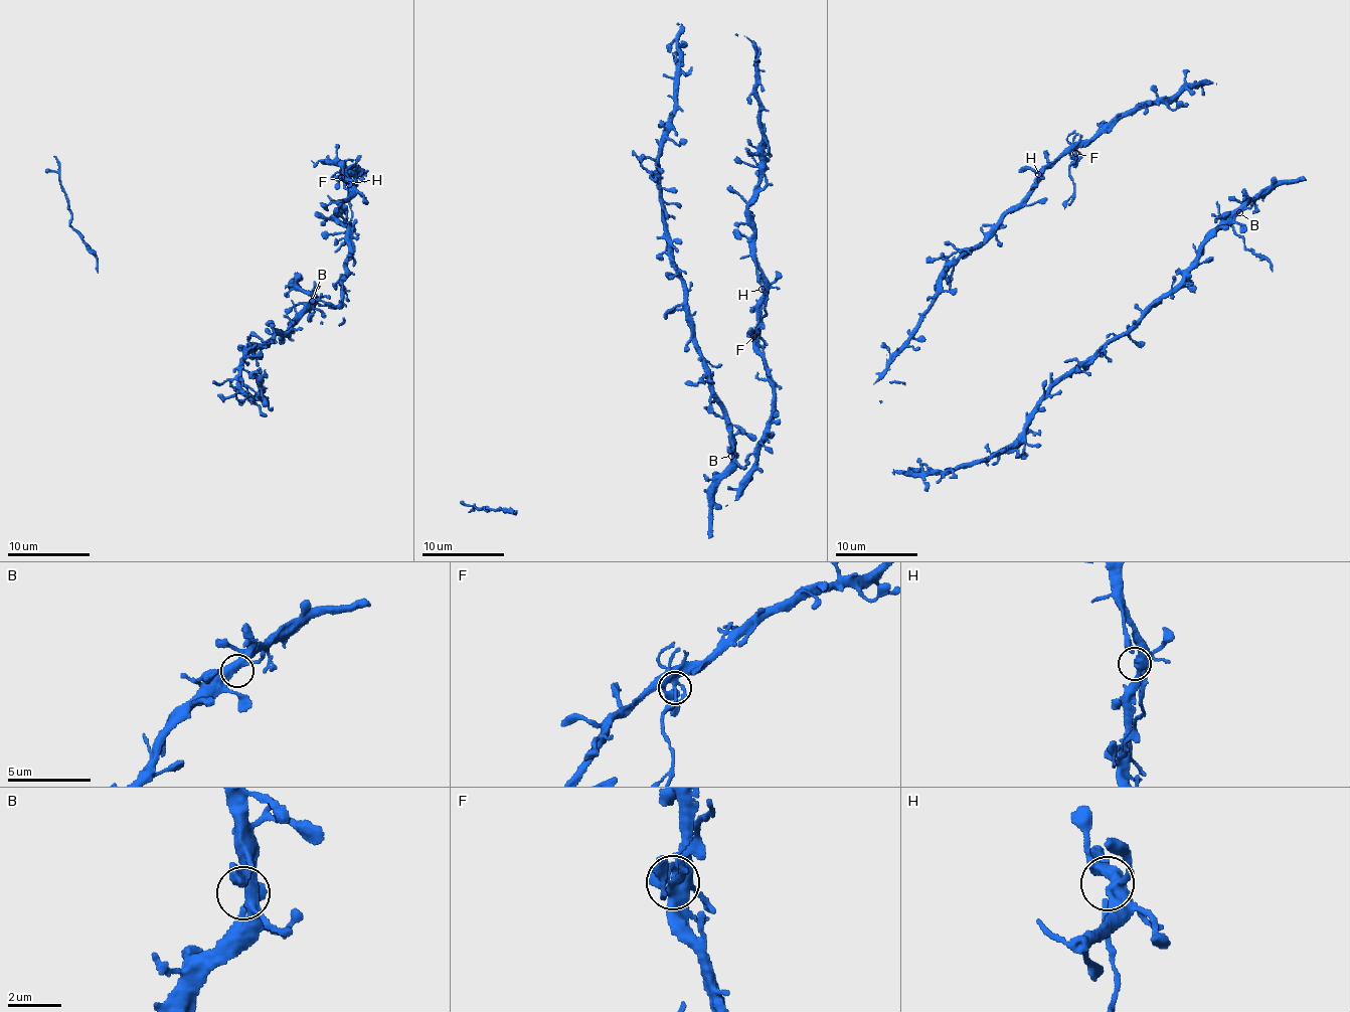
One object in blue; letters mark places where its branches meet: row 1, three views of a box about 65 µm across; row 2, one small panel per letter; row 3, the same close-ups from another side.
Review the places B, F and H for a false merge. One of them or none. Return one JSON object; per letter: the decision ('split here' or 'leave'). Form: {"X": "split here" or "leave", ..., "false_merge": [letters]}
{"B": "leave", "F": "split here", "H": "leave", "false_merge": ["F"]}

